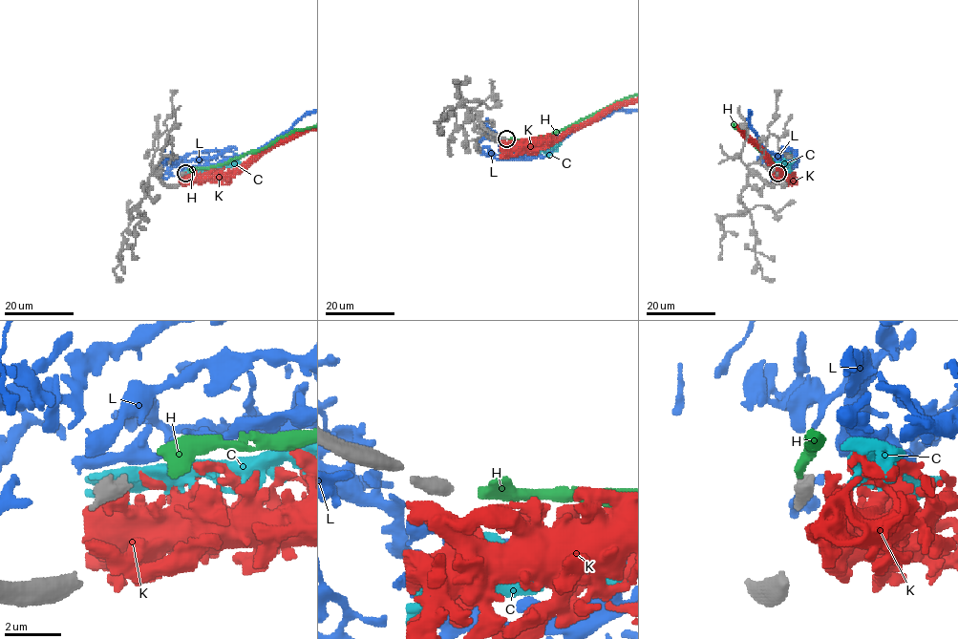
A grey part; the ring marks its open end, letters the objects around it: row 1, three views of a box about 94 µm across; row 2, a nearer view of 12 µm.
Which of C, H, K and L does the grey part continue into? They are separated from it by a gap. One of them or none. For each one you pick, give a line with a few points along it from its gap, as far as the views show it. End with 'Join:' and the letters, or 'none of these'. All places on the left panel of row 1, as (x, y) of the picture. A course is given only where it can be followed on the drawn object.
Join: H

